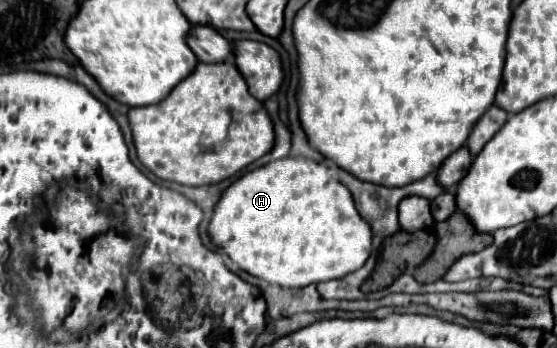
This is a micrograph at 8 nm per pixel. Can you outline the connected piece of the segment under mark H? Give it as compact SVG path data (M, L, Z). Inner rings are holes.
M294 156L274 160L232 182L214 206L208 236L212 244L222 248L240 270L276 286L308 286L342 278L364 264L370 256L372 244L370 226L360 218L352 194L336 180L334 172L314 160Z

